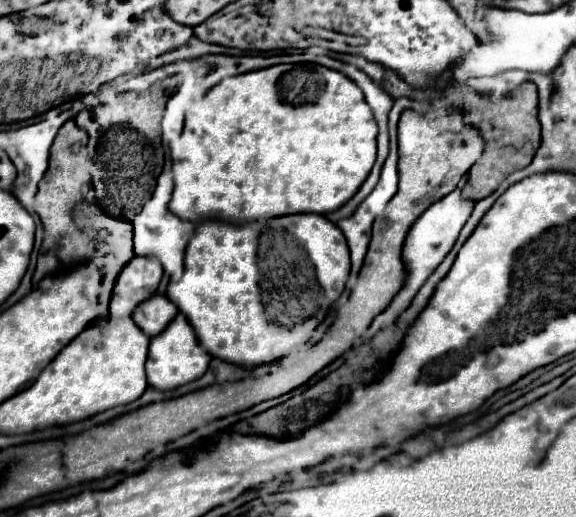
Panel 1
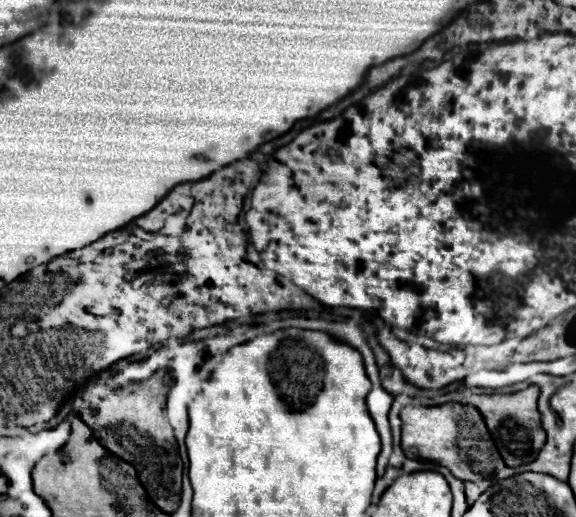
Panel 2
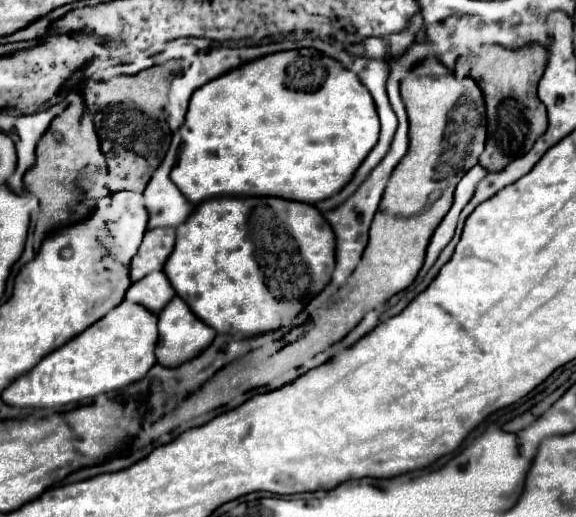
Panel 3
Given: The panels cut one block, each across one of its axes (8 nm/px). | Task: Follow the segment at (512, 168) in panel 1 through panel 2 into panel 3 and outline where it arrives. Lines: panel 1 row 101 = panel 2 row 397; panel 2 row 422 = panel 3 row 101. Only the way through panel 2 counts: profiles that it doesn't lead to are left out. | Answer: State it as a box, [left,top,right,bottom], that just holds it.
[456,44,546,170]

